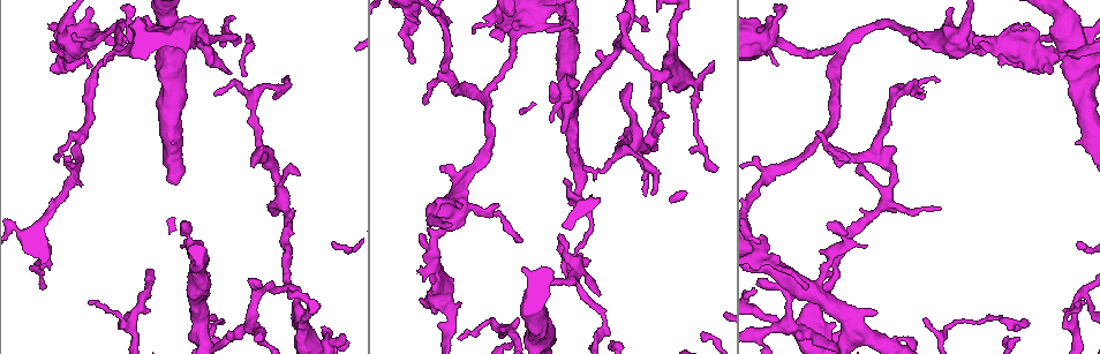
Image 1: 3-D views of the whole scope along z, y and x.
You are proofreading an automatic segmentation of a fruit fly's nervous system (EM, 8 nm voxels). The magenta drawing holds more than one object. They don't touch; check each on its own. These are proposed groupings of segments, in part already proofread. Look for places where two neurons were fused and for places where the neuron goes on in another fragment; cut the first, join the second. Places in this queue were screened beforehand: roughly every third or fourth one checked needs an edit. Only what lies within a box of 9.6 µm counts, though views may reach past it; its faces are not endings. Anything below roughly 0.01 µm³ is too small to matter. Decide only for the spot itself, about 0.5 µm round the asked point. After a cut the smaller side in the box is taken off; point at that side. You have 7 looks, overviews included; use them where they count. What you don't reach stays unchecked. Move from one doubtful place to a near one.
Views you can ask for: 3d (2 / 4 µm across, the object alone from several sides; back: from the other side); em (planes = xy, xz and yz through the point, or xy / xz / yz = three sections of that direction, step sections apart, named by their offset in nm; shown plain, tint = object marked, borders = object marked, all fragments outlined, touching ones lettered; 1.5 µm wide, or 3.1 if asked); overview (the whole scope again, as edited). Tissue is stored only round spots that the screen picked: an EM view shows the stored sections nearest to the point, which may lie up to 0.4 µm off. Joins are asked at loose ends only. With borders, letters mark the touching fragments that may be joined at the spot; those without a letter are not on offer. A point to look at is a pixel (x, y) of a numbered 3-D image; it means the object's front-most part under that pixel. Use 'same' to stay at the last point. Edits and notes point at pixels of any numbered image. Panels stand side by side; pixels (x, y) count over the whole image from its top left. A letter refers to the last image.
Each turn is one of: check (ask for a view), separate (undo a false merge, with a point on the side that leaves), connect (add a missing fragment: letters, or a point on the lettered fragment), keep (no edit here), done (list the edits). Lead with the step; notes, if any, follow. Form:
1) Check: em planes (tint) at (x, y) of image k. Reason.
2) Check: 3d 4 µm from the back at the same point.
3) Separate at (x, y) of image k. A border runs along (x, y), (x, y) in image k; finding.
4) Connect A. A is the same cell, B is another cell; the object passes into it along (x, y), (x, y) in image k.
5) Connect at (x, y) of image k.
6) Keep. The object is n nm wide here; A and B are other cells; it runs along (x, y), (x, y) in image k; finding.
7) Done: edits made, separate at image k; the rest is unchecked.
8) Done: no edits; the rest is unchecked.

Check: em planes (tint) at (820, 136) of image 1. Arms part here.

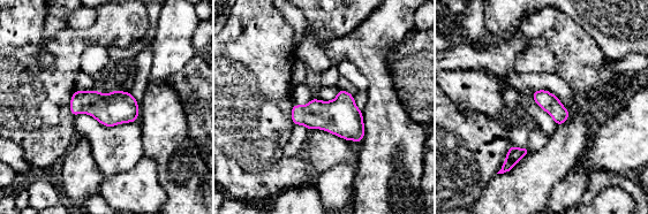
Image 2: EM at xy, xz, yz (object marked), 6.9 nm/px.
Check: em planes (borders) at the same point. What lies round it.

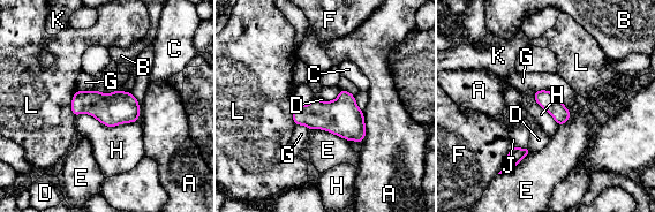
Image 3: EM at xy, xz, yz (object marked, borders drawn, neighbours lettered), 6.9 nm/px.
Keep. The longest contact is with H, 440 nm; A, B, C, D, E, F, G, H, J, K and L are other cells; a border runs along (340, 90), (332, 100), (316, 98) in image 3; all the same neuron.

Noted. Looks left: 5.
Check: 3d 4 µm at (43, 259) of image 1. Calibre changes.

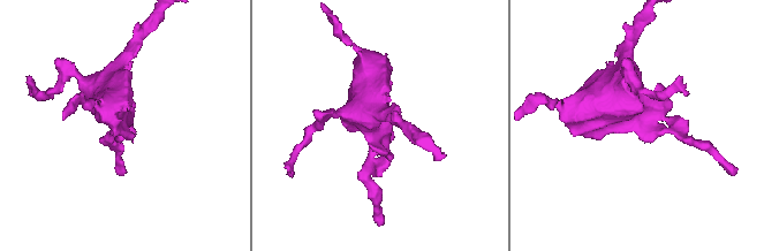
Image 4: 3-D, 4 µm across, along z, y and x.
Check: em xz step 4 (tint) at (648, 127) of image 4. Now the EM.

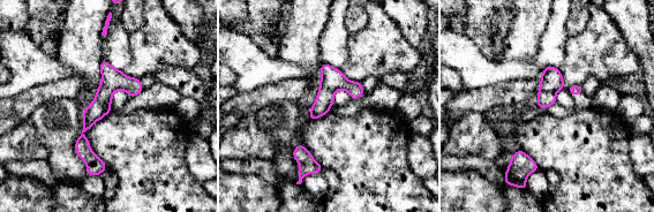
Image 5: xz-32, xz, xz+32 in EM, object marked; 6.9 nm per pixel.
Check: em planes (borders) at the same point. Cut it another way.

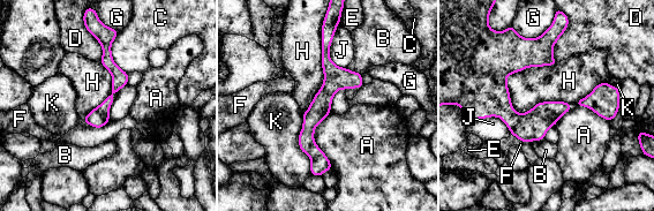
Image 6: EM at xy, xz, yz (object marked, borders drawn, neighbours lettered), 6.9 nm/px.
Keep. A, B, C, D, E, F, G, H, J and K are other cells; it runs along (331, 16), (329, 89), (309, 122), (313, 147) in image 6; all the same neuron.

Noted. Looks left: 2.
Check: em planes (borders) at (434, 219) of image 1. Abrupt turn.

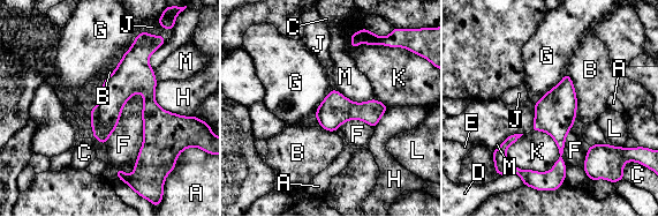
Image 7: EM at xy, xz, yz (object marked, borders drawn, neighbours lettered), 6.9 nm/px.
Keep. The longest contact is with F, 600 nm; A, B, C, D, E, F, G, H, J, K, L and M are other cells; it runs along (140, 42), (152, 154), (133, 174), (121, 174) in image 7; one neuron here.

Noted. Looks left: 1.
Done: no edits; the rest is unchecked.

